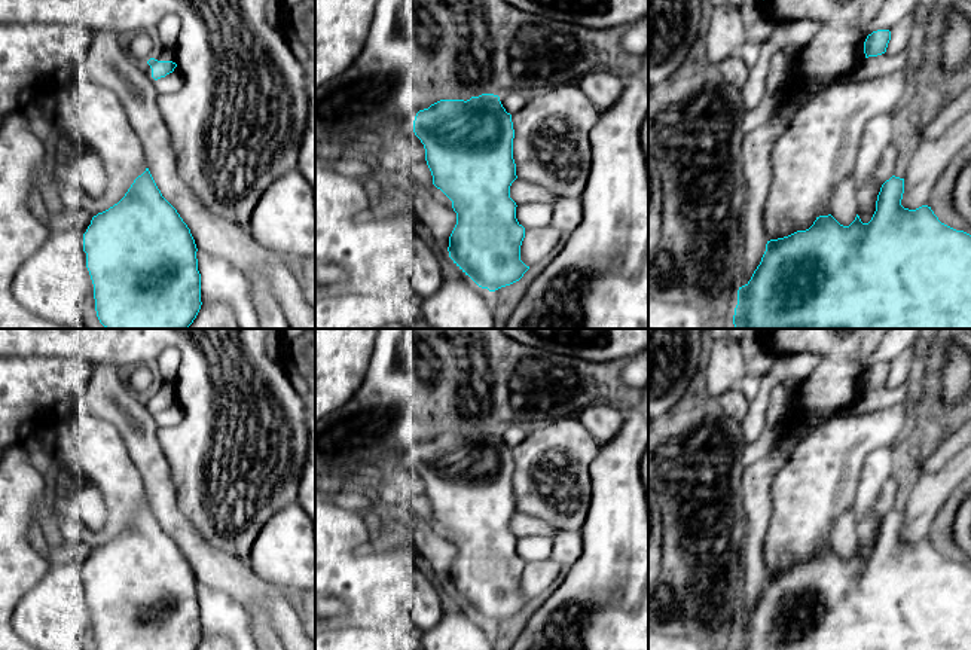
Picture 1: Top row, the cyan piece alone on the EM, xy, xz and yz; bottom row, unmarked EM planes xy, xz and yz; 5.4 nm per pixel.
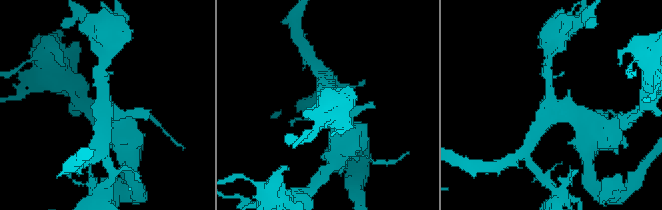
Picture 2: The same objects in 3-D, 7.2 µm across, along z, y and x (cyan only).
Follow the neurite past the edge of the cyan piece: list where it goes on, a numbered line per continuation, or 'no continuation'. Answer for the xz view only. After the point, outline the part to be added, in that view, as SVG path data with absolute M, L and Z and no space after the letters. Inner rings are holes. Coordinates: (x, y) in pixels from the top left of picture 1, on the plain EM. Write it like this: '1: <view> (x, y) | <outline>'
no continuation

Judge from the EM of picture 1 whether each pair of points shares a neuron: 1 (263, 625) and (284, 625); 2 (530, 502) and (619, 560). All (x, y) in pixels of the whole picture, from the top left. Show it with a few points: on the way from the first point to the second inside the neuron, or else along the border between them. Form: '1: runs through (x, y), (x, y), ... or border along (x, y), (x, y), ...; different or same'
1: border along (244, 607), (260, 604), (278, 634); different
2: border along (591, 497), (588, 516), (580, 530); different

